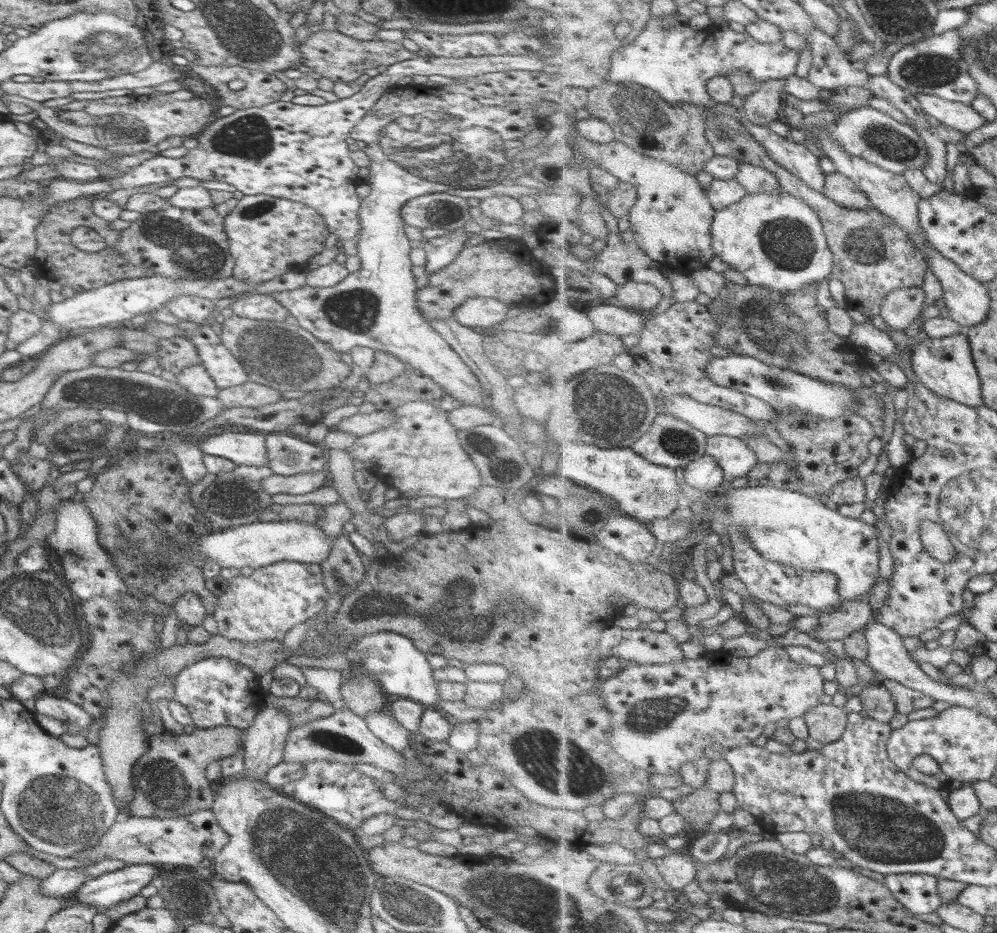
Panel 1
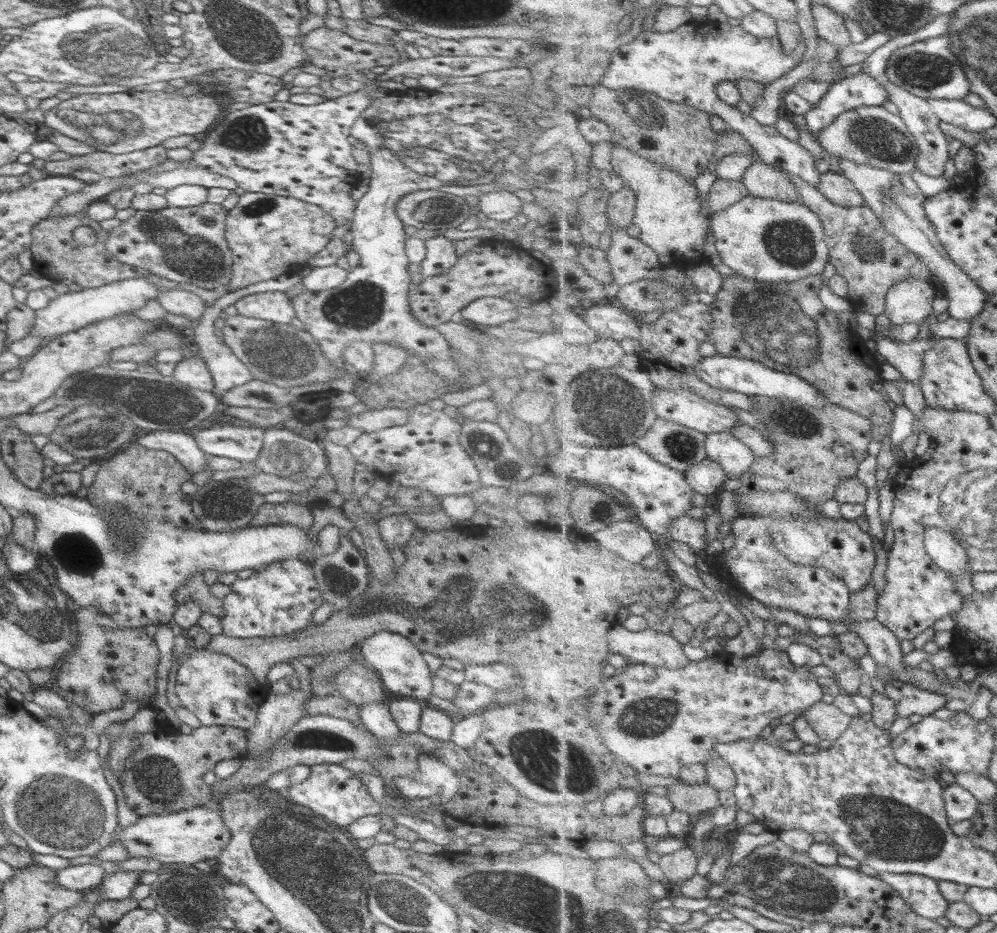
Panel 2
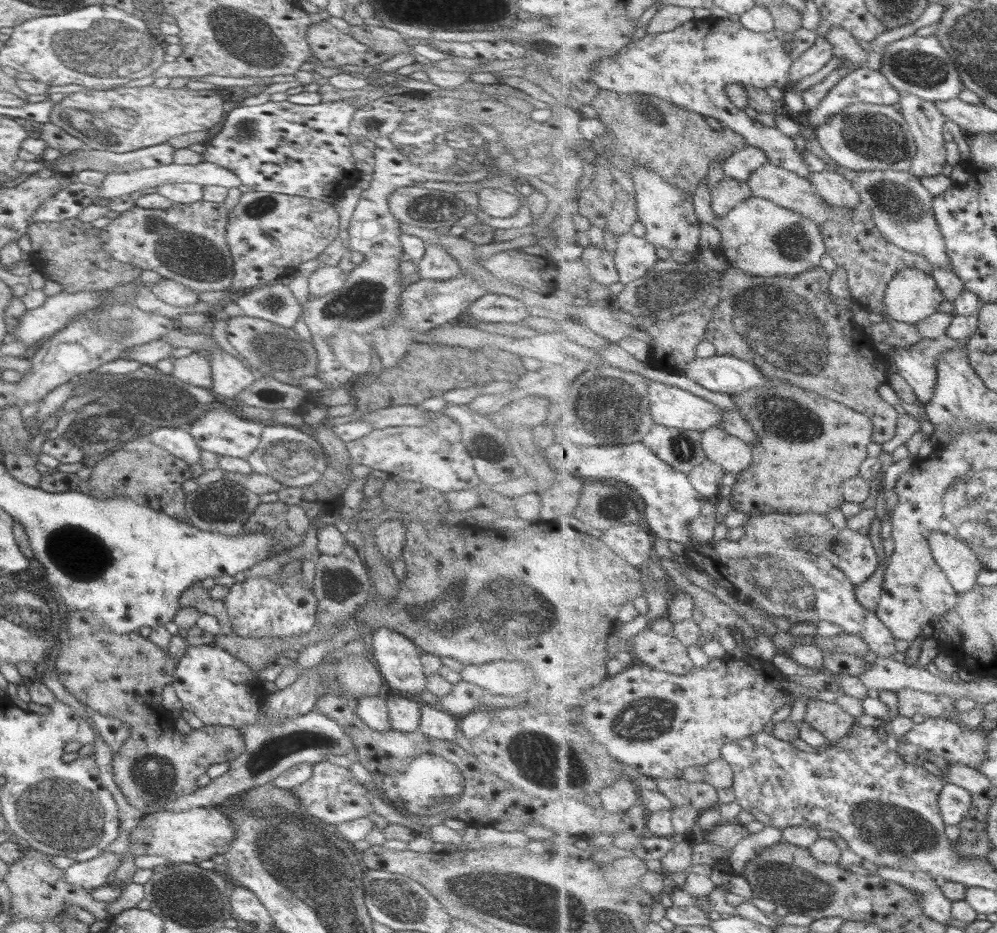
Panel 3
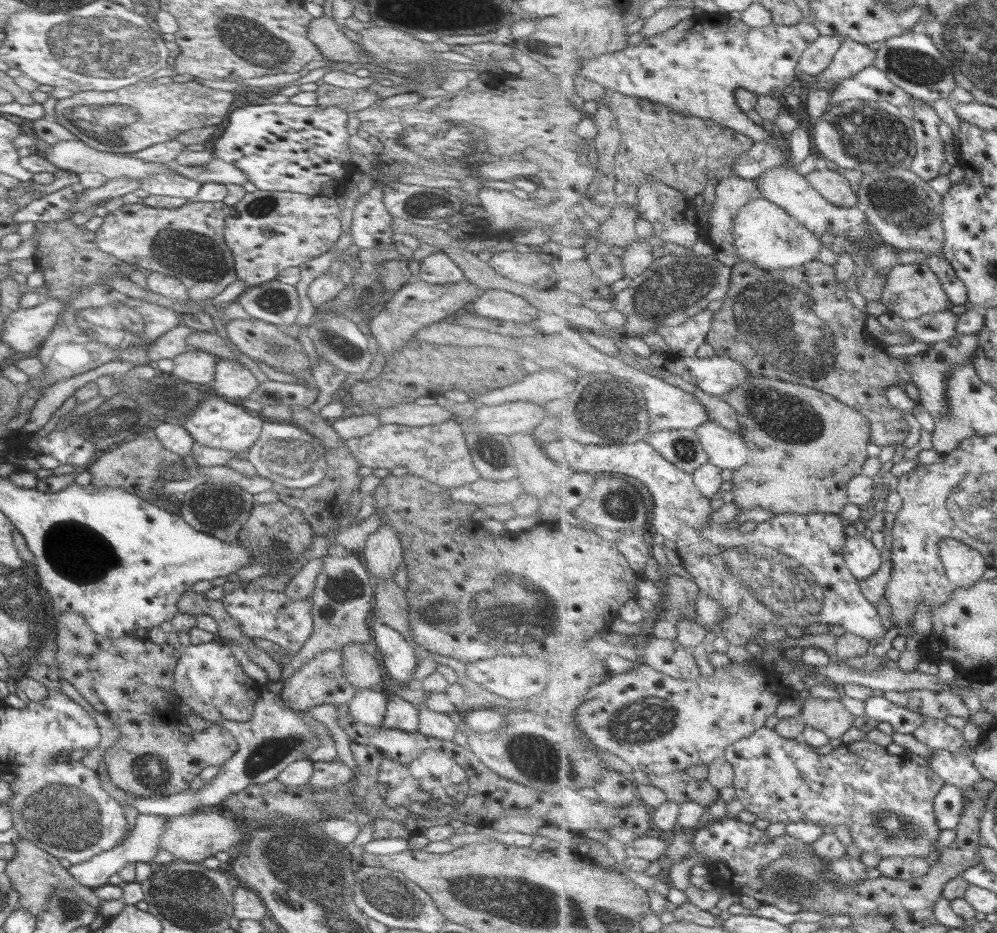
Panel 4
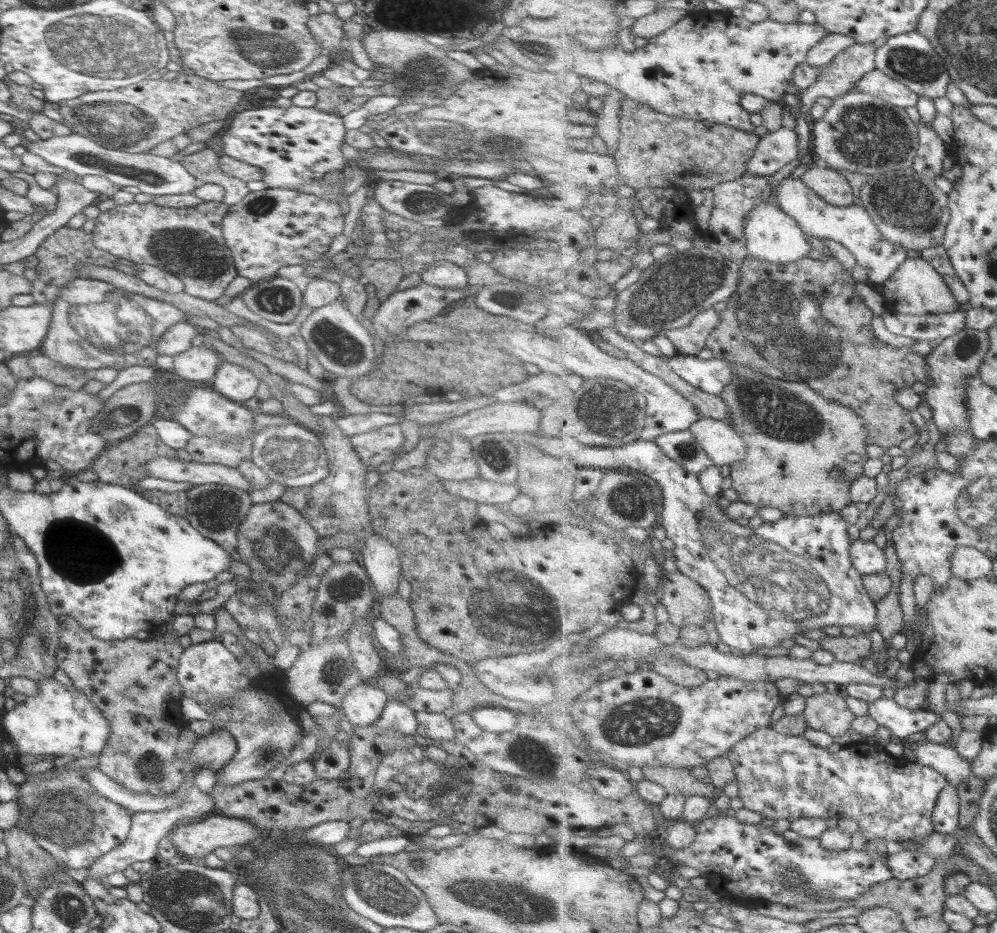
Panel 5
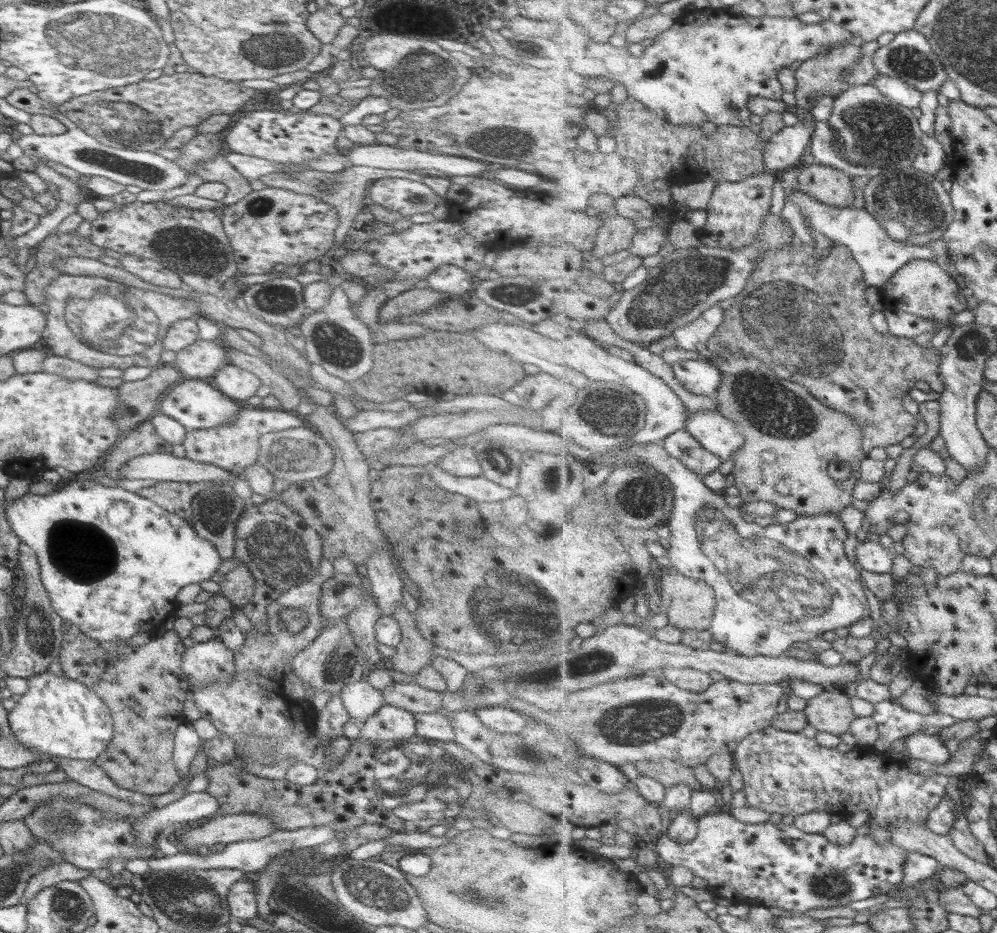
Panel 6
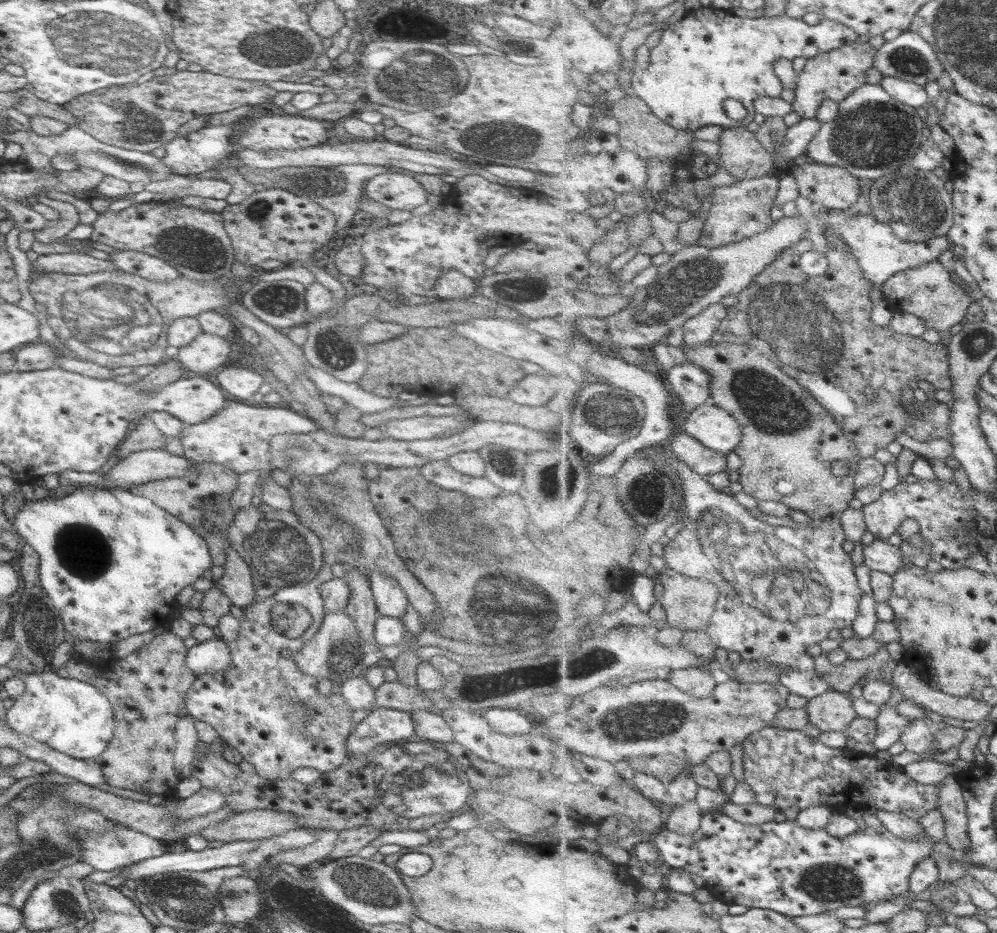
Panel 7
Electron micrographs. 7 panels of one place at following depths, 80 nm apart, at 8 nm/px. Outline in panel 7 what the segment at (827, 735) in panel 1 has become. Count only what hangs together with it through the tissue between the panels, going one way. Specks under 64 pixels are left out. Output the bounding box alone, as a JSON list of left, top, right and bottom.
[805,690,858,732]

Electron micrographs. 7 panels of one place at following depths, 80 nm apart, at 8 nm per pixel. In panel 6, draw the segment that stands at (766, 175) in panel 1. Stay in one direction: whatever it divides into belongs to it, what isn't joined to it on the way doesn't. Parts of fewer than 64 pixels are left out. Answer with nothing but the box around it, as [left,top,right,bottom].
[785,189,951,290]

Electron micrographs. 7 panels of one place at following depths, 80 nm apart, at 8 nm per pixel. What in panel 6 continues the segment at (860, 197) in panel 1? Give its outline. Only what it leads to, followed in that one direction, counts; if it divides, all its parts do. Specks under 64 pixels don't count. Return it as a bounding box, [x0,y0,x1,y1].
[797,162,856,208]

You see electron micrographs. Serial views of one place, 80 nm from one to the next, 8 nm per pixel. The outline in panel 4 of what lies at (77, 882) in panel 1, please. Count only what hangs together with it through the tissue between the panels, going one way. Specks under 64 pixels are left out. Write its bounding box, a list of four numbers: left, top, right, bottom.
[67,814,171,888]

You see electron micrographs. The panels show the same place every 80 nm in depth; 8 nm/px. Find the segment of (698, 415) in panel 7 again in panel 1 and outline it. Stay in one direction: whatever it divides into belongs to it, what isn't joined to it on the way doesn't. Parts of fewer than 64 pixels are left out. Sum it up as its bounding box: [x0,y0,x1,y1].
[706,435,759,482]

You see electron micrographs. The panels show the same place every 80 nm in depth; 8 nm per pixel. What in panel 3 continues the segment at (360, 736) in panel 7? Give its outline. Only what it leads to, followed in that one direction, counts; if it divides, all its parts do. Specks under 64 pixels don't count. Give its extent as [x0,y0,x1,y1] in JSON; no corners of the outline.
[384,694,420,732]

